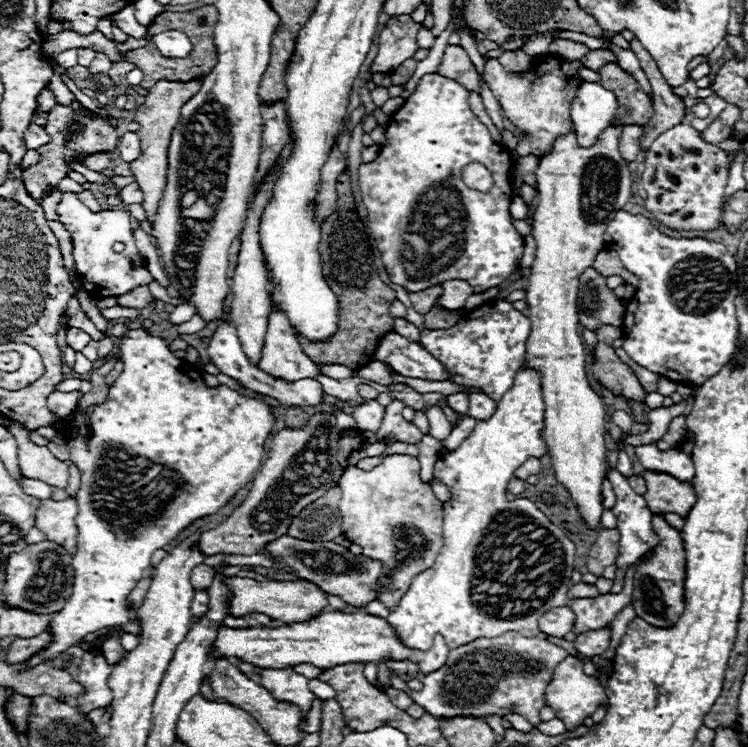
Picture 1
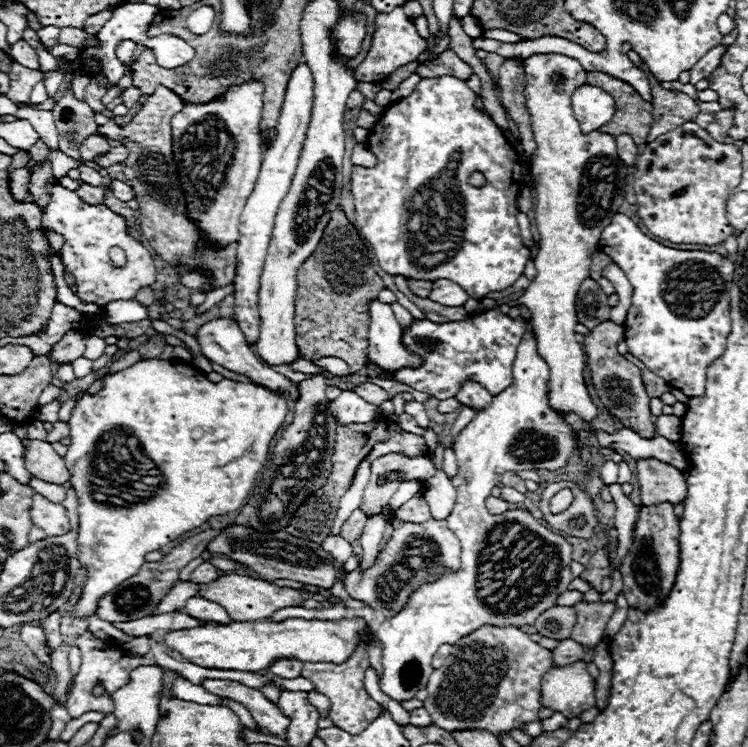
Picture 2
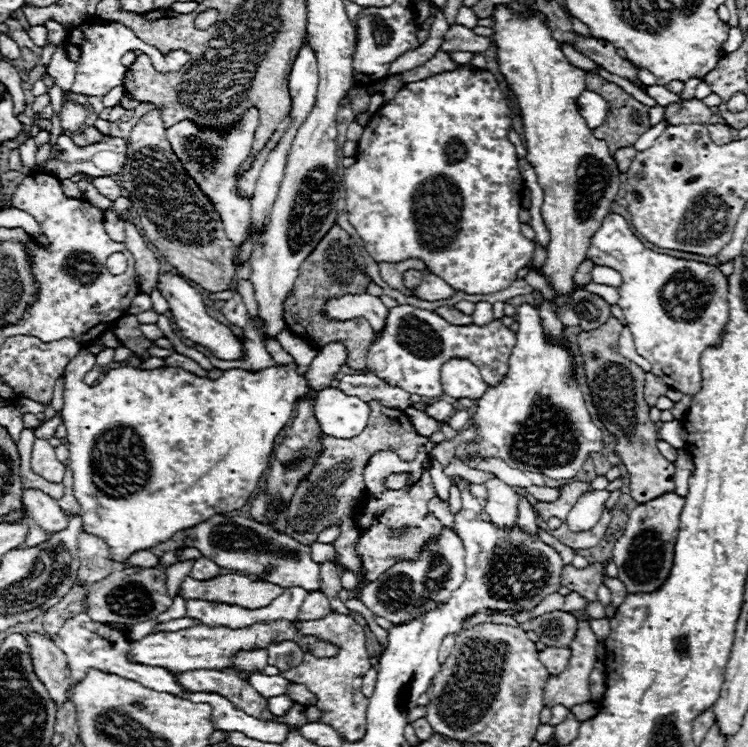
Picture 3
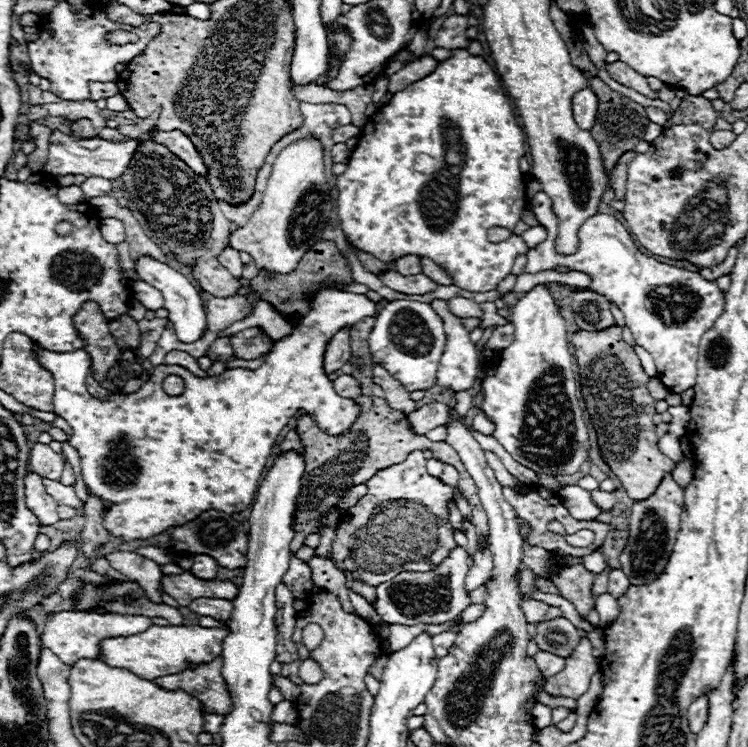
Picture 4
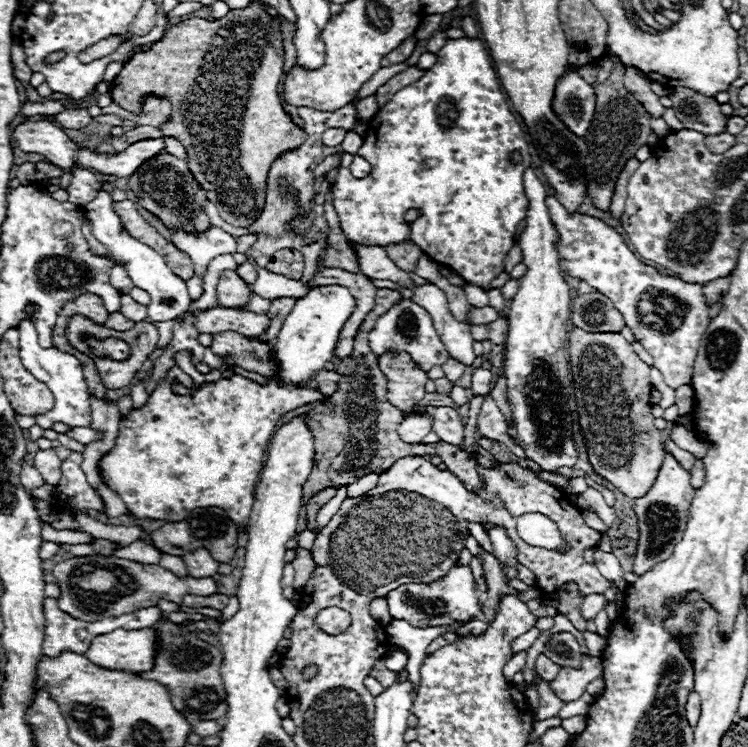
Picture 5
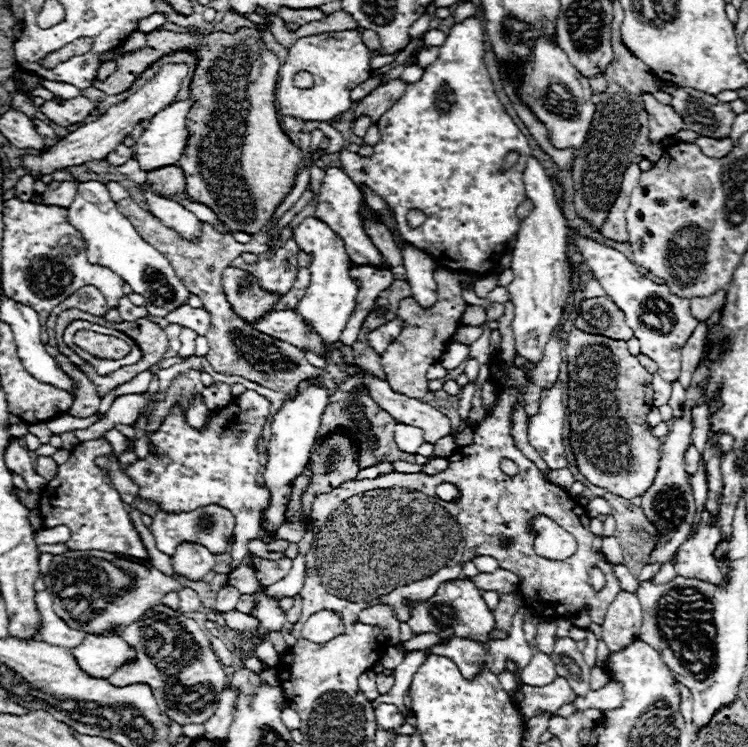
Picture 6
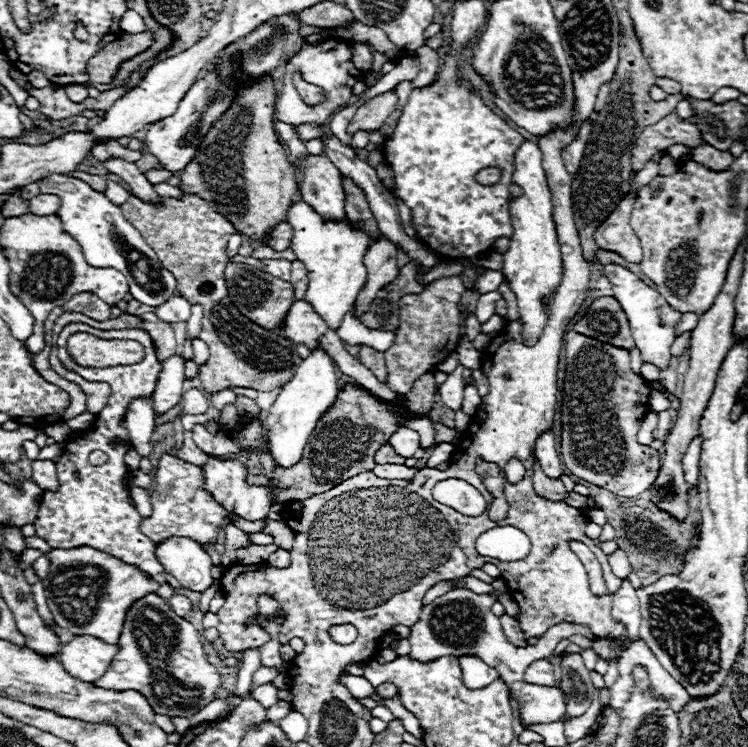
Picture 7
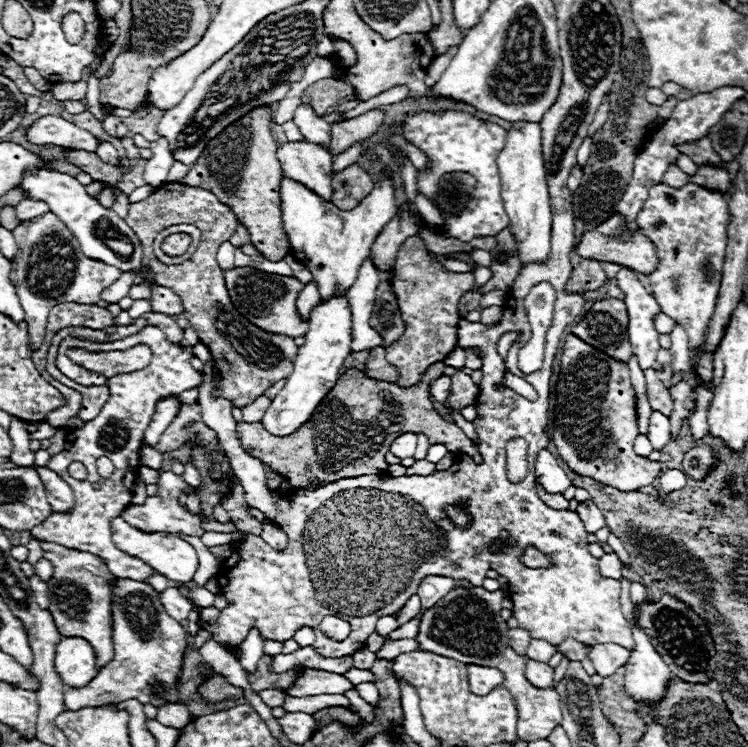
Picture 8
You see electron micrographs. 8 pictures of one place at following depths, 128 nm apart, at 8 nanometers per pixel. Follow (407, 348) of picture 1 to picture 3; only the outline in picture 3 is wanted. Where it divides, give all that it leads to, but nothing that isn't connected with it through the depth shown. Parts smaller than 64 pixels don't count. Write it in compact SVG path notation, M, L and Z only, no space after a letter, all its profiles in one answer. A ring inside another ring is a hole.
M344 294L340 298L330 298L324 304L324 314L330 320L348 320L364 316L374 332L380 332L388 314L388 308L380 302L380 298L372 294Z

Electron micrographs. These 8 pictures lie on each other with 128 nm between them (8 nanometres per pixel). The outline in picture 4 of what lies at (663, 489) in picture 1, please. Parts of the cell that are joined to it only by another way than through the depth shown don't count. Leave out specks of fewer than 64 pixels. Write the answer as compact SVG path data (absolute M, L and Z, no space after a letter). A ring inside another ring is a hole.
M620 326L598 332L578 330L572 336L572 346L578 362L582 398L596 430L602 460L616 474L628 498L650 498L664 474L674 470L674 462L658 450L656 426L652 422L652 416L656 414L654 398L648 394L648 376L642 370L640 358L622 340Z

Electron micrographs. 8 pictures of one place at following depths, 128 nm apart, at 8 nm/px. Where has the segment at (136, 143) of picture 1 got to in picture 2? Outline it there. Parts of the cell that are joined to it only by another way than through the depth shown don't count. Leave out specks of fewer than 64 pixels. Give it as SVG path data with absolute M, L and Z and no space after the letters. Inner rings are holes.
M116 146L116 148L112 148L112 150L108 150L106 154L102 154L102 156L96 156L92 162L94 164L98 164L100 168L104 168L104 170L108 170L110 166L114 166L114 164L120 164L120 162L124 162L128 158L128 148L126 146Z

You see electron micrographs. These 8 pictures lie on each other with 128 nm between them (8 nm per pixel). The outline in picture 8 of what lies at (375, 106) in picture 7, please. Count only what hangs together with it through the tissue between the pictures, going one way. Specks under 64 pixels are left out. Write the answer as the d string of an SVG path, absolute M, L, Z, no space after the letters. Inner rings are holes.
M370 110L362 116L356 116L348 122L338 122L332 124L332 136L330 136L330 146L328 152L332 156L338 156L342 152L346 152L352 144L368 138L370 134L374 134L378 130L378 126L382 124L384 114L380 110Z

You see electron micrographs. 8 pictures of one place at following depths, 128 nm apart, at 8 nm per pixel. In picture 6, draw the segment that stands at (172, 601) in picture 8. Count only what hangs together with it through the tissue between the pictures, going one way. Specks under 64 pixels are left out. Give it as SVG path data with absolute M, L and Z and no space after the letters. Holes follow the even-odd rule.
M182 588L182 590L178 592L178 596L180 596L180 608L178 608L178 610L180 610L182 614L198 610L198 596L196 596L194 590L190 590L190 588Z

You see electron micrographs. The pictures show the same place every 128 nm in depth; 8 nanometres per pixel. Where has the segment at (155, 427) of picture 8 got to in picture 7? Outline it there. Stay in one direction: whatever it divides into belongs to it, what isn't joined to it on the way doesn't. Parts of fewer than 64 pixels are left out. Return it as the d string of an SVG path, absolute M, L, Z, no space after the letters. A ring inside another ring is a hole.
M192 306L192 316L186 326L186 338L196 340L200 334L200 328L202 328L202 306ZM170 356L164 360L164 370L160 372L160 382L156 386L156 394L152 396L154 402L154 412L166 414L170 408L174 408L184 390L182 390L182 376L184 376L184 358L180 356Z

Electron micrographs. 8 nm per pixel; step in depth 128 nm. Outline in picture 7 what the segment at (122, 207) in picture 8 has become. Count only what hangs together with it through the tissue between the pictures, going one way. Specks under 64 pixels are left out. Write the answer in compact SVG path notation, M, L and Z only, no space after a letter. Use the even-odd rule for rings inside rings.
M108 180L108 188L106 188L106 196L110 202L116 202L116 206L122 206L128 198L130 198L130 192L126 188L122 188L120 184Z

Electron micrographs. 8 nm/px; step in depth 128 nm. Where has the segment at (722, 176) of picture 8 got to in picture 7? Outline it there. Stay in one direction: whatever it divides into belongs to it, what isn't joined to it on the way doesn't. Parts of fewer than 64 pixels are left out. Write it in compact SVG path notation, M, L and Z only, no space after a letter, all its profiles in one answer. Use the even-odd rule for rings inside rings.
M702 144L698 148L692 150L692 158L710 168L710 170L716 170L716 172L722 172L722 170L728 170L728 166L732 166L732 154L730 152L720 152L716 148L712 148L710 144Z

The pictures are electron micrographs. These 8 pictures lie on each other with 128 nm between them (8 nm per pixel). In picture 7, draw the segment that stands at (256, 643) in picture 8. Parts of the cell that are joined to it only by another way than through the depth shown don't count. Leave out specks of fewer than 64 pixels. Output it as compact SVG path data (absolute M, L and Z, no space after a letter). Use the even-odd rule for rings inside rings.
M246 648L242 650L242 656L240 656L240 664L238 664L238 682L236 682L236 694L234 696L240 696L240 694L246 694L248 688L252 686L252 676L254 672L260 668L260 654L258 654L258 648Z

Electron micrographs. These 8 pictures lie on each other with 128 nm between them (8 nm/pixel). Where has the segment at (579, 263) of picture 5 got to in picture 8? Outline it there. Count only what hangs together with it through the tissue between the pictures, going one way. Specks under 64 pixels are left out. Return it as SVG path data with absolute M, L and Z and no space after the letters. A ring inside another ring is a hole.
M622 268L616 274L616 284L618 288L626 294L624 304L628 310L628 336L630 336L630 346L632 354L638 358L638 364L642 370L652 368L656 362L656 352L660 348L658 344L658 332L654 330L654 314L660 312L660 306L648 294L636 272L630 268Z

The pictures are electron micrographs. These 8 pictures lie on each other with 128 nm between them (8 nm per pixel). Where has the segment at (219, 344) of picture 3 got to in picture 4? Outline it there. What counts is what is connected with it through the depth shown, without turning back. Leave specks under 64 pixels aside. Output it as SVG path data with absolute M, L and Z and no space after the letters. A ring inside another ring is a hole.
M140 256L134 262L134 272L138 276L138 280L152 284L156 290L160 290L162 298L164 298L164 310L168 310L168 320L174 324L176 334L182 342L194 342L202 336L204 328L206 328L206 316L204 316L204 308L202 308L202 300L200 300L200 292L196 286L190 284L190 280L186 276L182 276L180 272L176 272L174 268L170 268L164 262L158 262L150 256Z

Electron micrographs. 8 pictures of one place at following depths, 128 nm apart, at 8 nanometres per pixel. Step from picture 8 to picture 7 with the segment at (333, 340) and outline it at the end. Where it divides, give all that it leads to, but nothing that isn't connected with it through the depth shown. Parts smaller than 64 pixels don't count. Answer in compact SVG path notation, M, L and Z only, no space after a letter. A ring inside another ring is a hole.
M316 348L310 352L308 358L304 358L292 376L290 382L282 386L282 392L278 394L276 402L269 409L269 415L266 420L268 429L268 440L272 448L272 457L274 461L283 468L288 468L298 463L302 458L302 448L306 444L304 432L304 422L310 422L310 432L316 426L316 420L328 406L334 404L338 394L338 384L336 384L336 364L334 360L326 354L326 350Z

